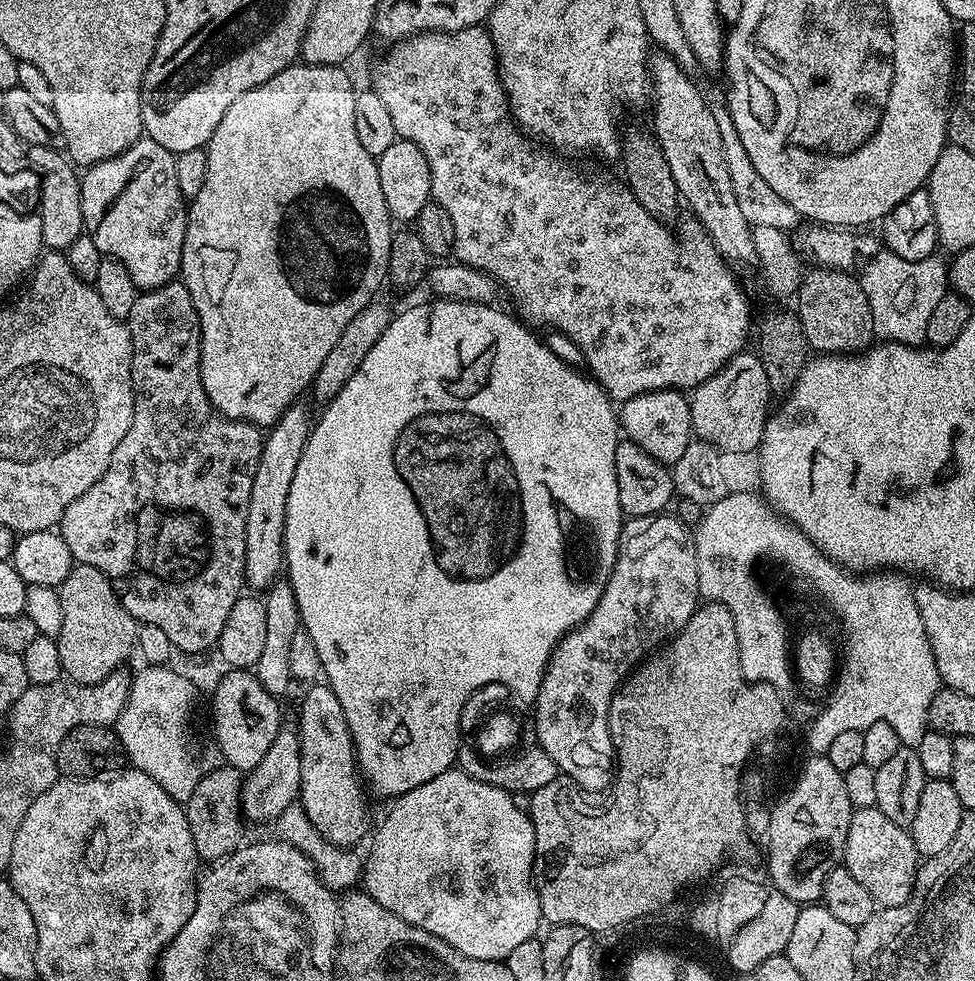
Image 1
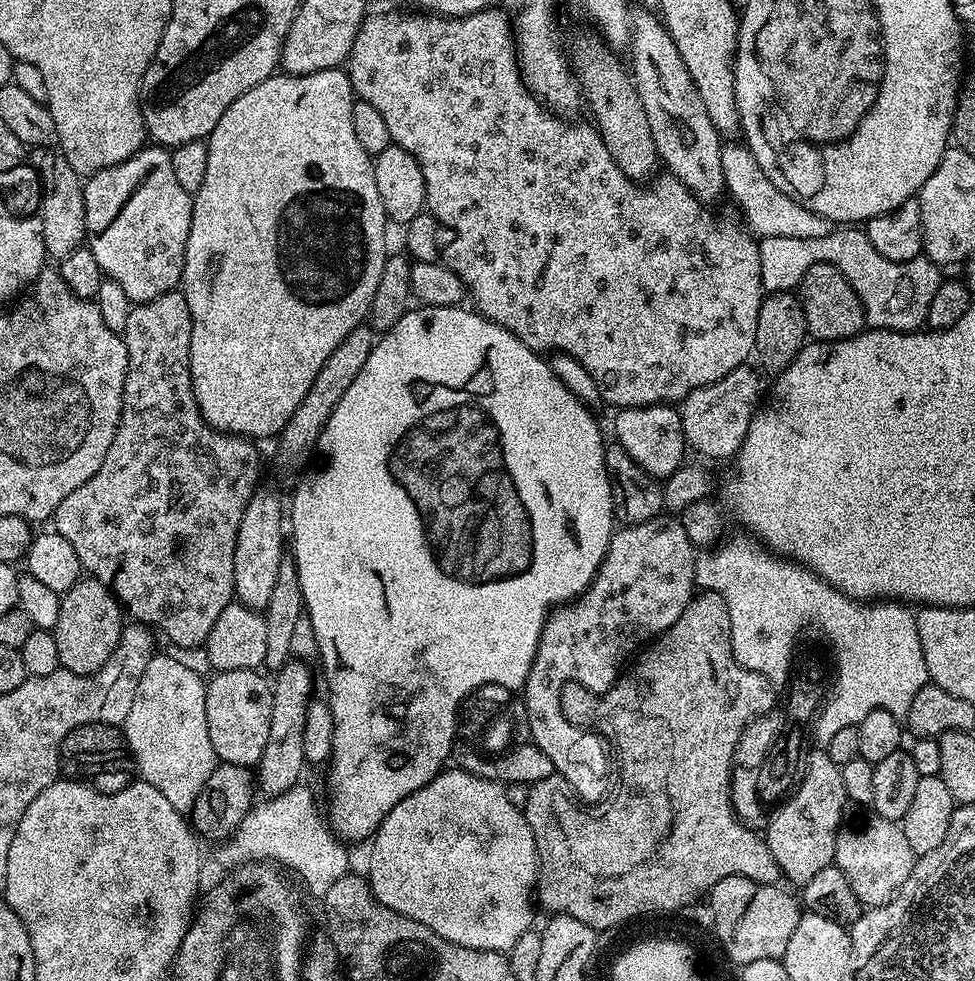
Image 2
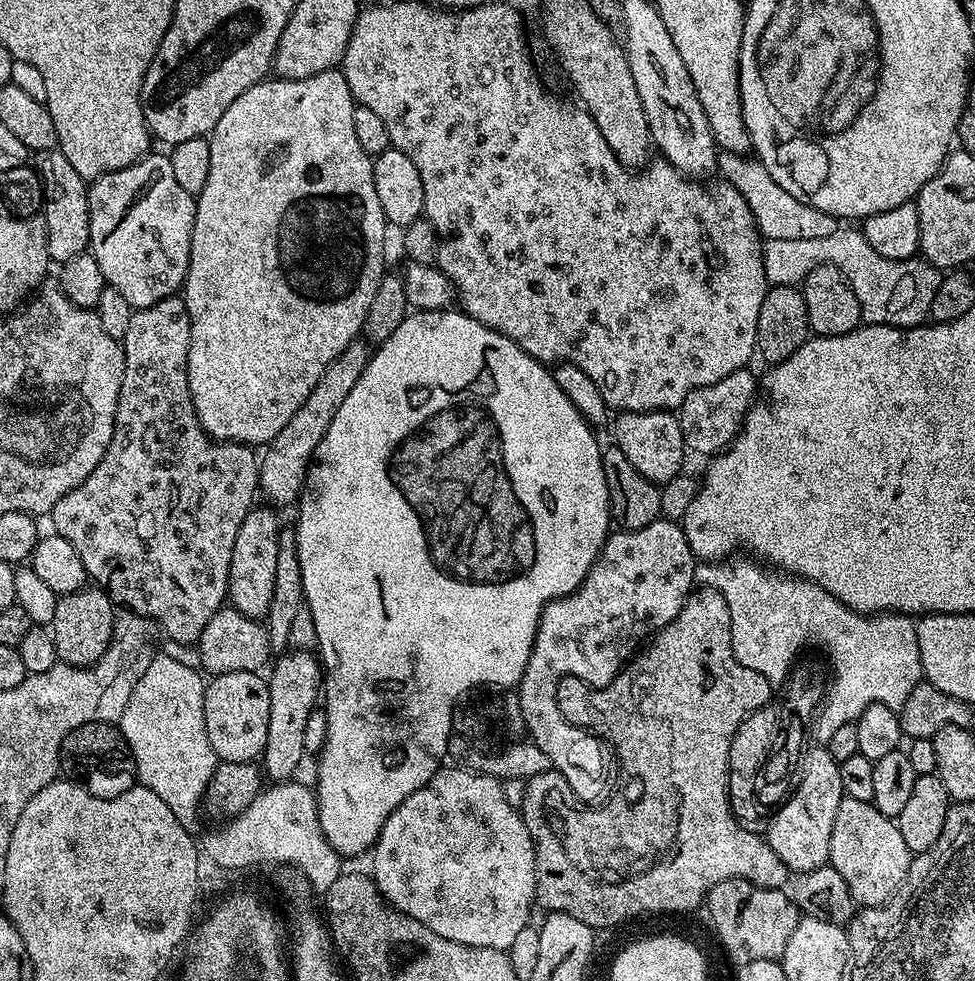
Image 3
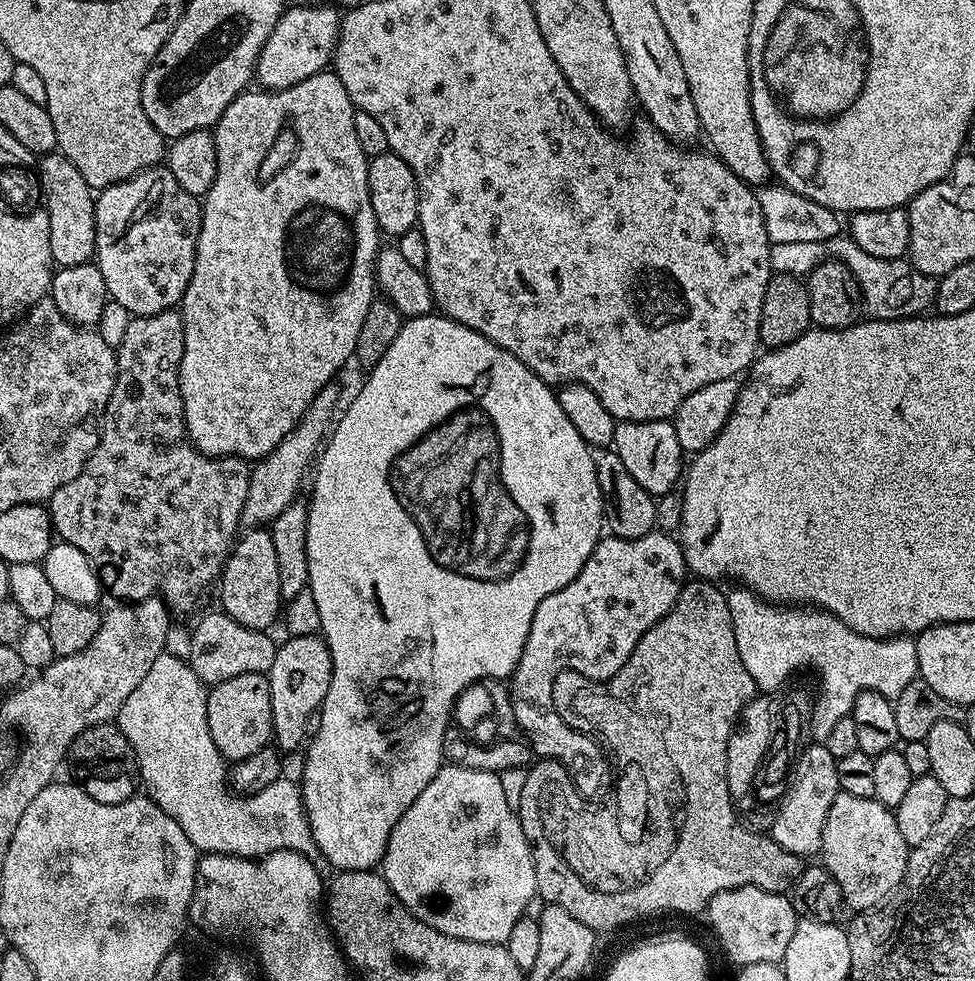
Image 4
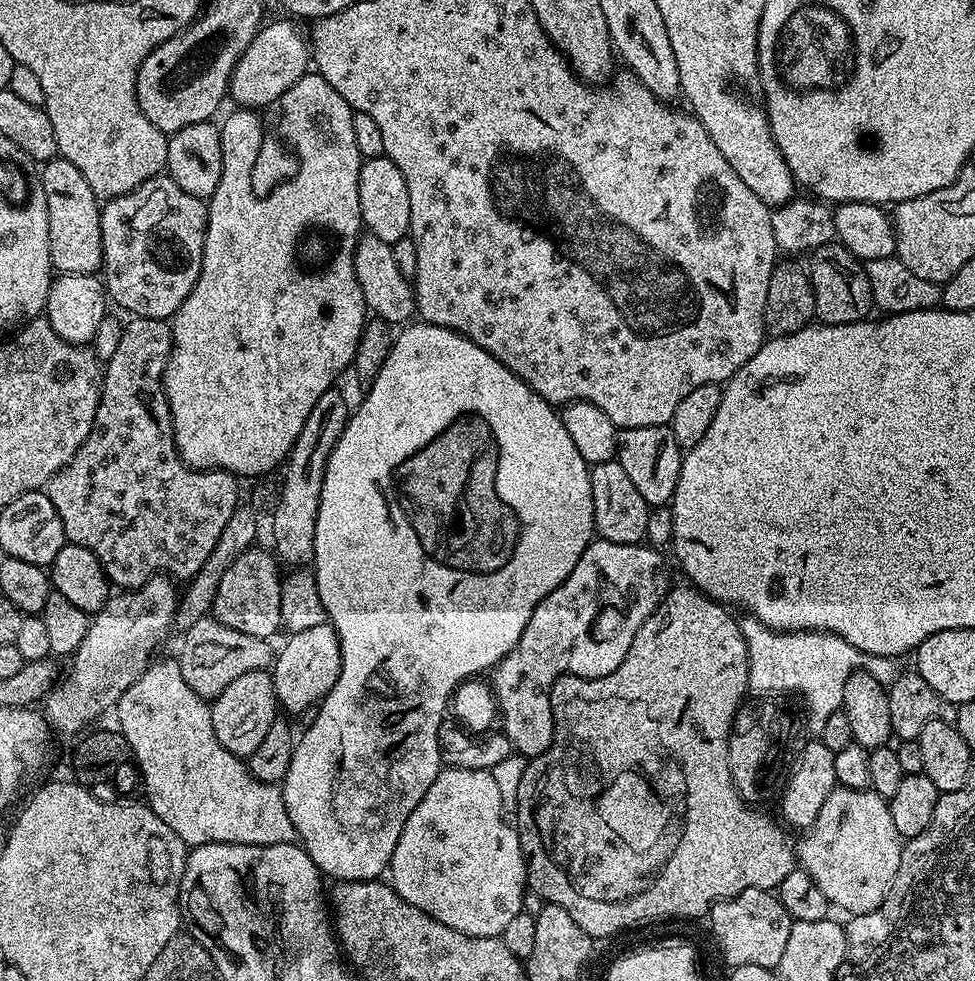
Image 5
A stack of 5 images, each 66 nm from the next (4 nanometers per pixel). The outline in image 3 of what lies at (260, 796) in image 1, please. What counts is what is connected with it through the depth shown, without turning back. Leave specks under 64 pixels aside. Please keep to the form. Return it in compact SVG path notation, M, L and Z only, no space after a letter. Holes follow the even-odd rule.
M288 650L279 657L276 665L273 663L272 676L267 677L268 689L270 690L270 730L266 734L266 746L262 753L262 772L272 782L288 782L300 768L300 763L306 759L304 747L306 742L302 733L306 731L306 718L317 711L318 701L322 696L322 665L312 652L298 652Z

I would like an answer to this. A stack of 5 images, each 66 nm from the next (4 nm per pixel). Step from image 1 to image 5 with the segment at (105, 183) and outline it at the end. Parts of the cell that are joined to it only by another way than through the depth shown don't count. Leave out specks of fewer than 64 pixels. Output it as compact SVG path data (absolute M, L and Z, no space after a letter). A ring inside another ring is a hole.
M161 174L133 192L115 196L100 210L106 296L133 317L168 320L186 302L202 270L204 235L208 225L205 201L186 194L178 182Z

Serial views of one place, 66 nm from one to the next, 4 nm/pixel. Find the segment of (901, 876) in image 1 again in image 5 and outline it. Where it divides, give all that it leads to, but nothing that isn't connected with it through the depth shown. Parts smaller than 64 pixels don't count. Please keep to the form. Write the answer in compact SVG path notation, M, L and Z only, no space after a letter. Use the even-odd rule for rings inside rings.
M837 786L826 798L822 810L812 827L803 833L798 843L798 864L818 882L818 890L826 894L833 909L841 908L852 916L861 916L867 912L876 912L892 891L898 876L898 862L902 862L904 844L898 829L894 827L894 818L890 818L888 800L867 788L850 790Z

